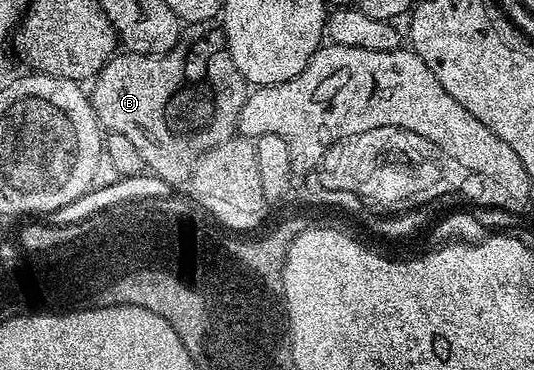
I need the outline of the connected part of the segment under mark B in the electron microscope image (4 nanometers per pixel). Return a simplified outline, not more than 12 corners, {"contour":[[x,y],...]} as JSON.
{"contour":[[211,23],[93,78],[104,130],[169,186],[236,136],[249,86]]}

